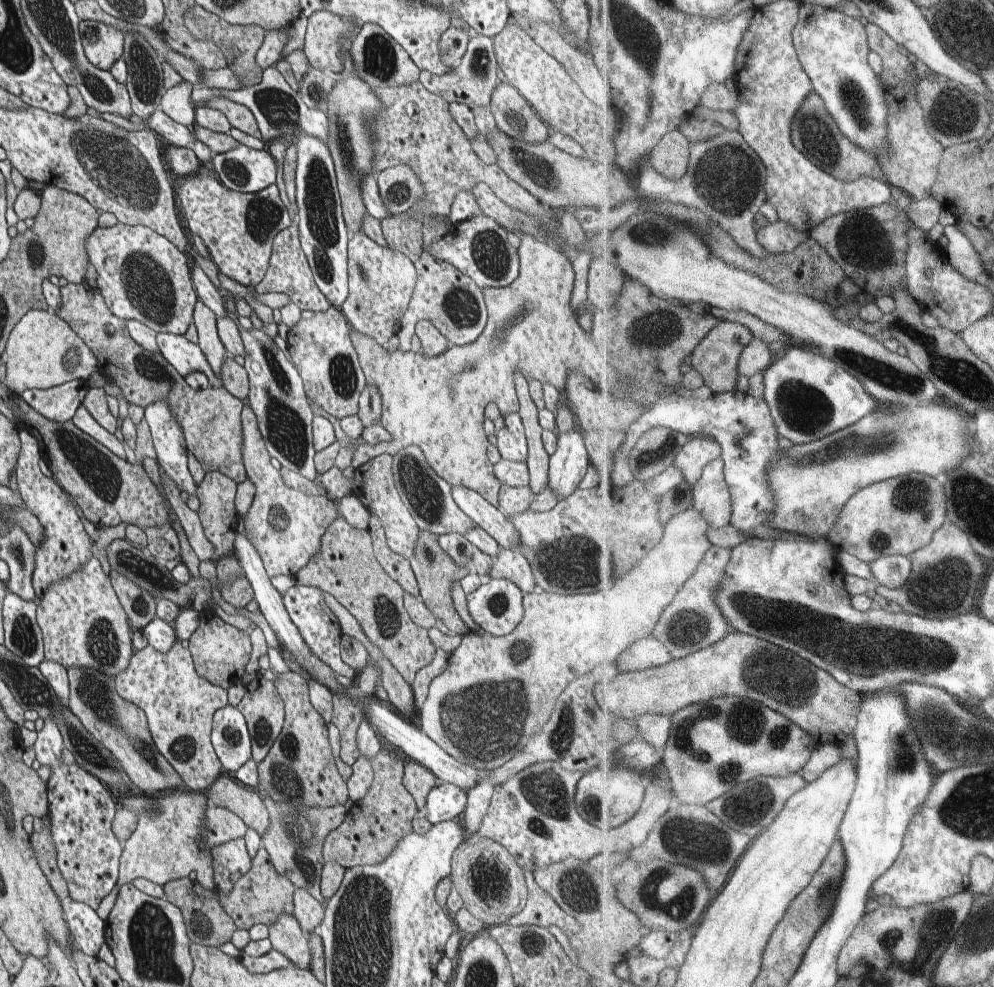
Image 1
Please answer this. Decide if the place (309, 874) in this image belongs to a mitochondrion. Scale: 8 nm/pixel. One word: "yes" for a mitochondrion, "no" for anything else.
yes

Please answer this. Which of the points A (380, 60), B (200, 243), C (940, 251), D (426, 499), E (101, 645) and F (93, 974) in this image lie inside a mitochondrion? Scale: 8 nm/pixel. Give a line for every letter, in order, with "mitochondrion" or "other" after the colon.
A: mitochondrion
B: other
C: other
D: mitochondrion
E: mitochondrion
F: other

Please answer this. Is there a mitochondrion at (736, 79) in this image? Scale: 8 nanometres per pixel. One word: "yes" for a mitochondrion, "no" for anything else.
no

